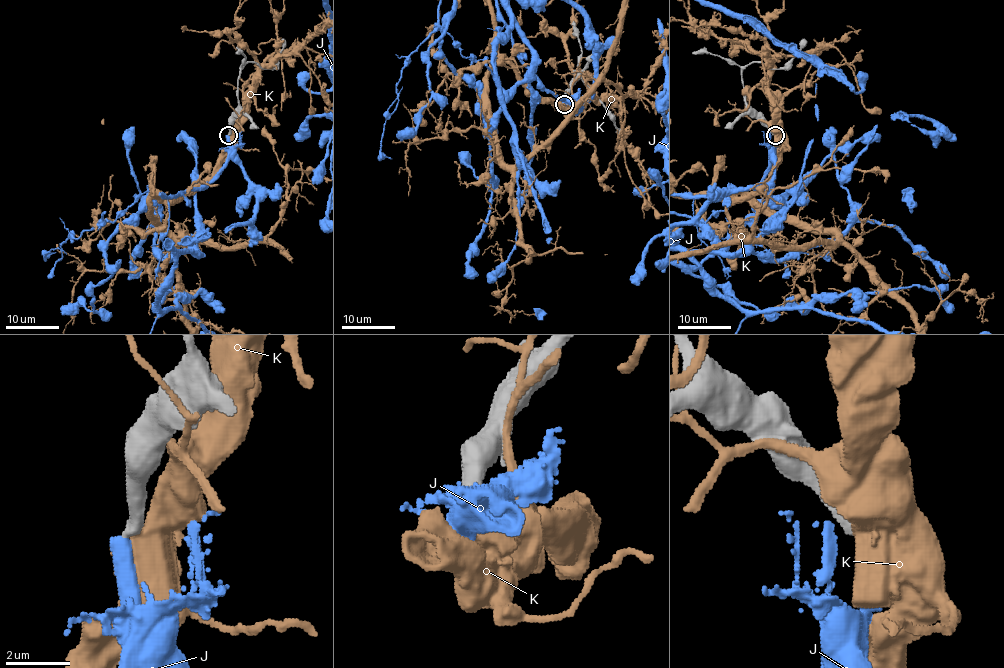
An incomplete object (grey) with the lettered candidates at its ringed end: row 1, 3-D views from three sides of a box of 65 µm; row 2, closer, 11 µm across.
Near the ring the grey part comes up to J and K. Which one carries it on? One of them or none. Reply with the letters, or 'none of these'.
J

